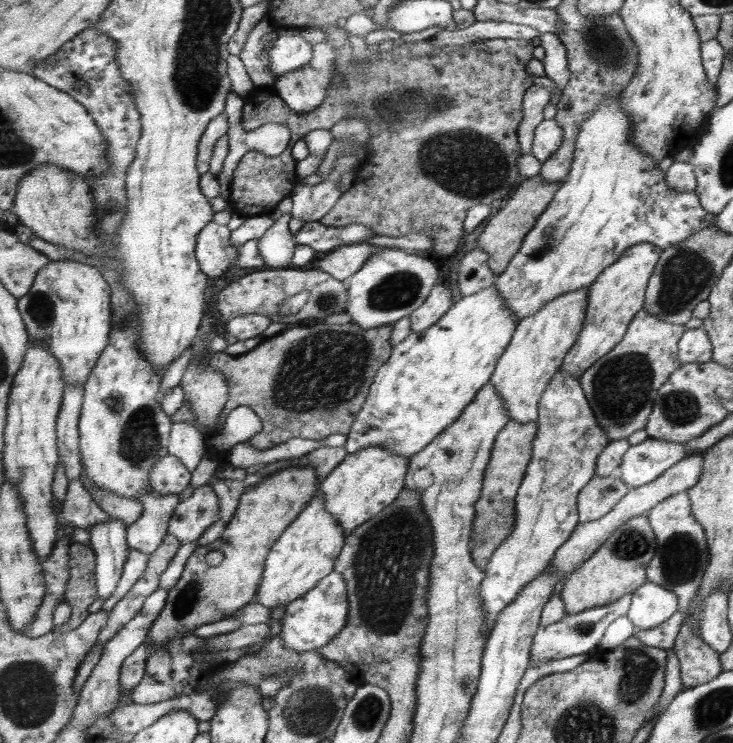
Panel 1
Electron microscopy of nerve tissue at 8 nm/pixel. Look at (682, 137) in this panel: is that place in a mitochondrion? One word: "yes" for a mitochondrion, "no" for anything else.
no

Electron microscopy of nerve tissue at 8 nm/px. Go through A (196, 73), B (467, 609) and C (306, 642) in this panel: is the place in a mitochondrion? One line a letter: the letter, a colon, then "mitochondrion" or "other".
A: mitochondrion
B: other
C: other

